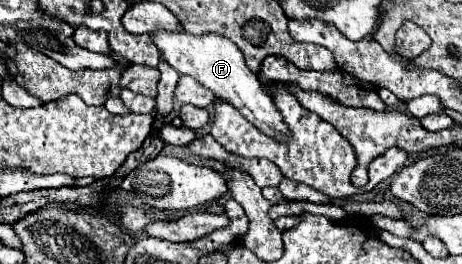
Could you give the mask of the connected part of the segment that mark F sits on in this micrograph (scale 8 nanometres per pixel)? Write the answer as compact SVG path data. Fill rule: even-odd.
M154 32L152 34L154 44L158 46L164 60L180 74L192 76L200 86L214 92L216 98L230 102L234 108L240 110L240 114L252 122L262 134L274 138L276 142L288 140L288 124L284 122L282 114L276 110L276 104L272 96L266 92L262 82L254 72L248 70L244 56L240 50L228 40L218 34L206 34L206 36L194 36L188 32Z

